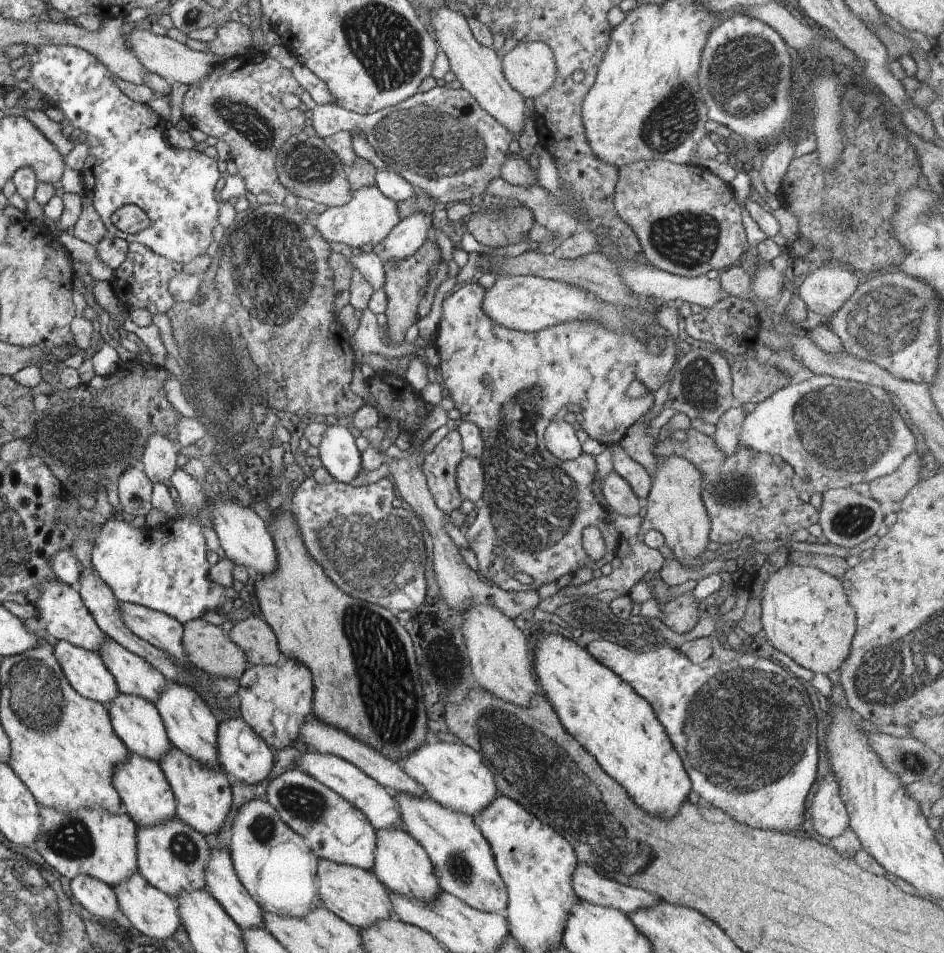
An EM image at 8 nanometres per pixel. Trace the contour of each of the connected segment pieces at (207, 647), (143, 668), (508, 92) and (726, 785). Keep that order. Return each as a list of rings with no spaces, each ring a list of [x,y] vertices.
[[[204,618],[192,619],[183,624],[183,647],[191,664],[212,676],[239,680],[243,672],[250,668],[247,656],[239,645],[224,635],[222,628]]]
[[[108,637],[98,653],[115,677],[120,693],[141,696],[155,704],[166,690],[168,678],[159,669],[114,639]]]
[[[439,8],[435,13],[429,13],[428,22],[435,30],[435,40],[448,57],[450,70],[460,80],[463,87],[489,112],[500,124],[503,124],[513,136],[518,137],[523,127],[526,112],[524,97],[508,84],[503,73],[502,61],[492,47],[480,44],[472,31],[465,16],[449,9]]]
[[[603,638],[590,642],[587,646],[587,651],[604,664],[605,667],[620,675],[622,679],[630,684],[636,694],[639,694],[650,703],[657,719],[663,724],[674,748],[681,756],[684,768],[687,768],[688,776],[691,778],[691,788],[693,788],[694,792],[698,792],[704,800],[708,800],[716,808],[720,808],[726,814],[730,814],[734,820],[738,820],[742,824],[748,824],[752,828],[786,833],[809,829],[809,821],[804,815],[806,796],[808,796],[812,784],[817,780],[816,773],[818,772],[818,762],[820,762],[816,738],[817,719],[814,716],[814,710],[812,710],[812,700],[822,700],[822,704],[825,705],[826,697],[822,695],[822,692],[804,692],[804,684],[800,684],[800,680],[794,680],[794,676],[790,676],[790,672],[784,672],[784,668],[780,668],[780,664],[774,664],[772,660],[763,658],[758,660],[750,655],[743,655],[735,662],[729,663],[720,662],[720,660],[716,660],[714,656],[711,656],[700,664],[694,664],[679,649],[660,647],[647,653],[636,652]]]

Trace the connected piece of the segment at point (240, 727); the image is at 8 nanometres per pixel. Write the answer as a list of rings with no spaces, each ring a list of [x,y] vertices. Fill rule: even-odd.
[[[241,716],[220,722],[218,730],[218,760],[224,772],[234,780],[255,785],[268,777],[272,768],[272,752],[267,742]]]

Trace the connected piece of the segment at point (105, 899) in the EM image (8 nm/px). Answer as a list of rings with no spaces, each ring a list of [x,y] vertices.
[[[87,874],[72,879],[72,896],[94,916],[104,921],[114,921],[119,902],[113,887]]]

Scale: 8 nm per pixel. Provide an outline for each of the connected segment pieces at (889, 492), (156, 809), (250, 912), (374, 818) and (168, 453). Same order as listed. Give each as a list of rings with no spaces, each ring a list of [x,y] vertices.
[[[918,453],[908,455],[892,474],[878,477],[870,485],[870,496],[880,504],[900,502],[906,493],[921,479],[920,470],[924,458]]]
[[[130,752],[127,762],[116,768],[113,784],[123,801],[124,812],[135,820],[138,827],[152,827],[156,823],[176,818],[175,793],[158,761]]]
[[[218,834],[214,839],[212,852],[208,867],[206,868],[208,892],[231,915],[232,920],[235,920],[241,929],[249,929],[252,927],[263,926],[263,912],[261,906],[250,896],[250,893],[244,888],[244,885],[240,882],[238,875],[236,874],[231,854],[225,847],[221,840],[218,838]]]
[[[304,750],[300,758],[296,760],[297,768],[302,772],[309,774],[319,783],[324,784],[331,791],[336,792],[358,807],[372,823],[377,831],[378,829],[404,829],[403,819],[399,811],[399,806],[393,798],[393,792],[390,792],[385,786],[382,786],[377,780],[368,776],[363,770],[360,770],[355,764],[341,759],[336,755],[321,754]]]
[[[161,433],[149,435],[143,442],[141,460],[144,463],[144,472],[152,484],[163,483],[177,471],[177,448],[173,441]]]

